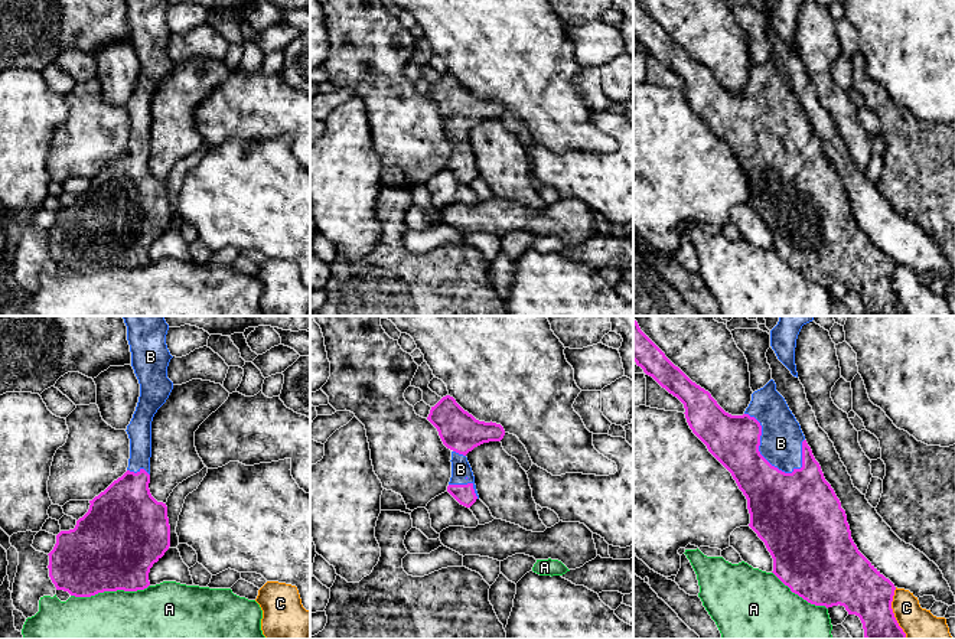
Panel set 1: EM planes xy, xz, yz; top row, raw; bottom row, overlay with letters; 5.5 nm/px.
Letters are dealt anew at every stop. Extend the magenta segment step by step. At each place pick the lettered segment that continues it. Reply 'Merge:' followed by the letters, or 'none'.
Merge: B

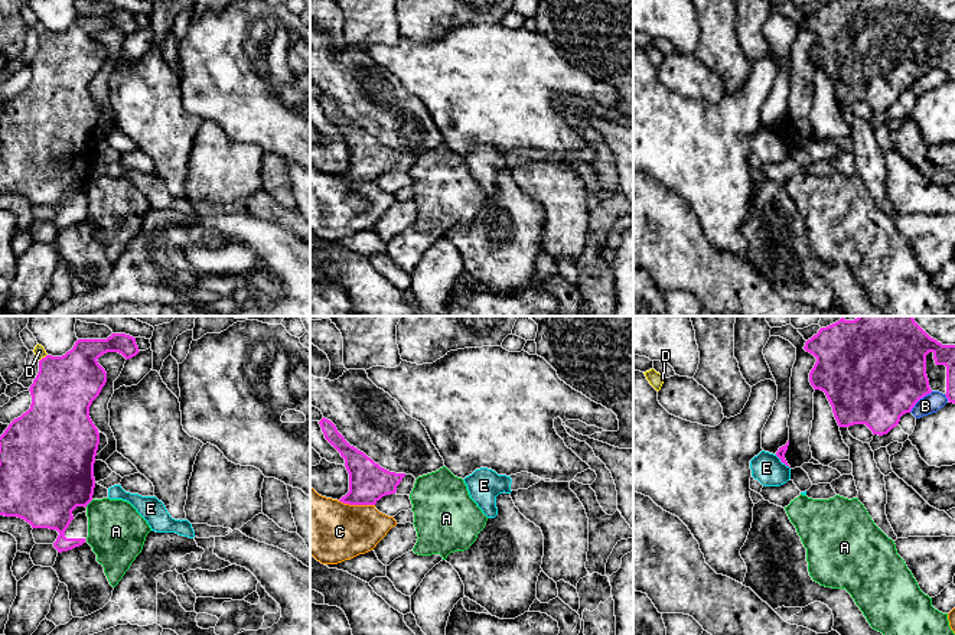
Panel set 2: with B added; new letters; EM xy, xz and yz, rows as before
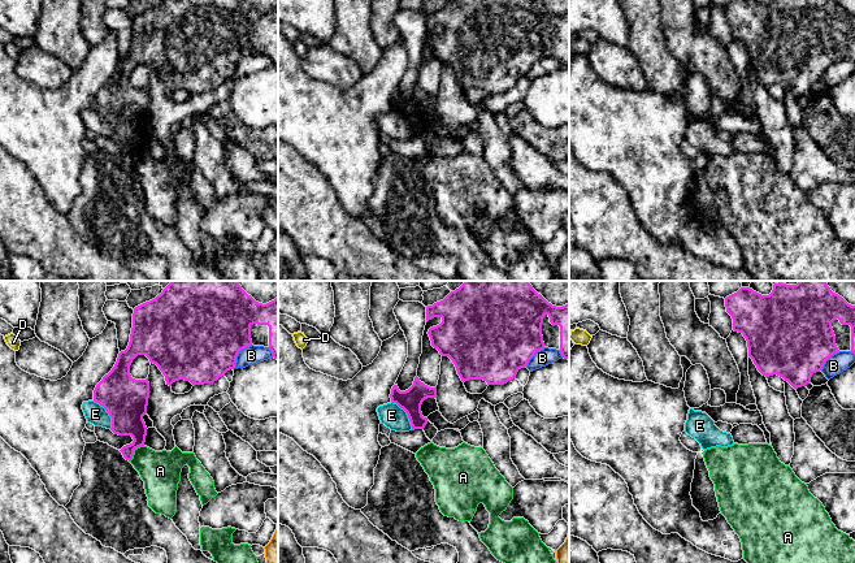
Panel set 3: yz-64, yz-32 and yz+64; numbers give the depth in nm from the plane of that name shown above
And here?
Merge: none

